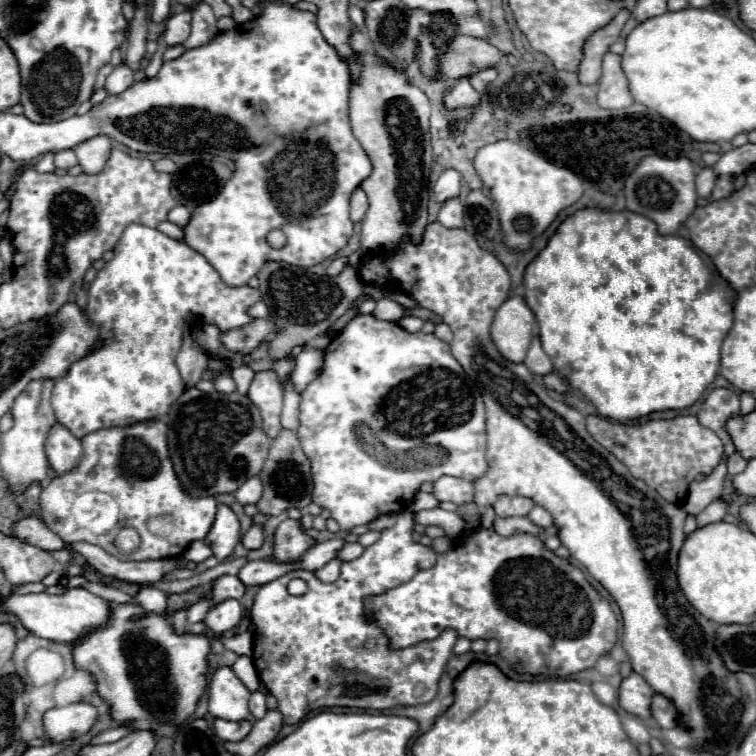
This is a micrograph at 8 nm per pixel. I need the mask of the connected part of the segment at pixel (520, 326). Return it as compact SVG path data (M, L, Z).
M512 296L498 308L490 334L498 352L506 360L524 362L534 336L534 314L524 298Z

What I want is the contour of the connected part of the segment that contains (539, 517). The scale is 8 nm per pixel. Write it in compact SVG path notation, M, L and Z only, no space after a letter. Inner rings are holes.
M536 506L536 508L528 514L528 518L530 518L534 524L544 526L544 528L548 528L548 526L552 526L552 524L554 524L552 514L550 514L546 508L542 508L542 506Z

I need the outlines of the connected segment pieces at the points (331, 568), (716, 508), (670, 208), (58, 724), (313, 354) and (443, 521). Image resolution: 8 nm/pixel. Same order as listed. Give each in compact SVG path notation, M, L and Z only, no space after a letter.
M334 558L334 560L330 560L324 568L320 568L320 570L316 570L314 574L316 574L316 578L318 580L322 580L322 582L334 582L338 576L340 576L340 560L338 558Z
M714 500L708 508L704 508L698 516L696 516L696 524L698 528L706 526L706 524L712 524L712 522L720 522L726 514L726 504L722 500Z
M646 156L634 168L624 184L624 198L626 208L630 212L642 214L656 222L660 234L674 234L684 220L696 208L696 188L694 188L696 170L690 158L664 158L664 156Z
M76 702L60 708L52 708L44 714L44 732L54 742L66 738L78 738L86 734L98 718L98 708L86 702Z
M304 348L302 352L296 356L296 370L292 372L292 378L290 378L296 392L302 392L320 374L322 358L324 358L322 350Z
M442 508L434 510L422 510L416 514L416 522L422 526L438 526L446 532L448 538L458 538L464 530L464 520L456 512L446 512Z

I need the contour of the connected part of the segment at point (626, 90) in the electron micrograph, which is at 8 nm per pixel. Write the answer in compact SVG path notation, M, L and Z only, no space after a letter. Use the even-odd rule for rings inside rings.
M608 52L602 62L602 78L598 82L598 104L602 108L626 108L634 104L628 80L622 70L622 56Z

